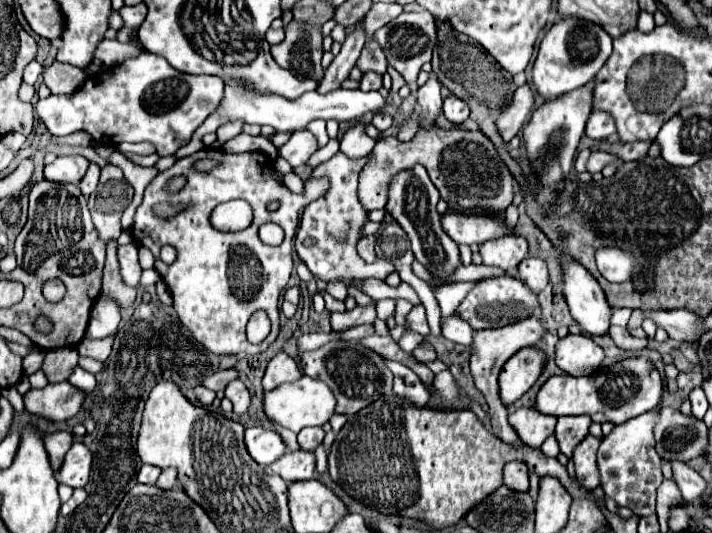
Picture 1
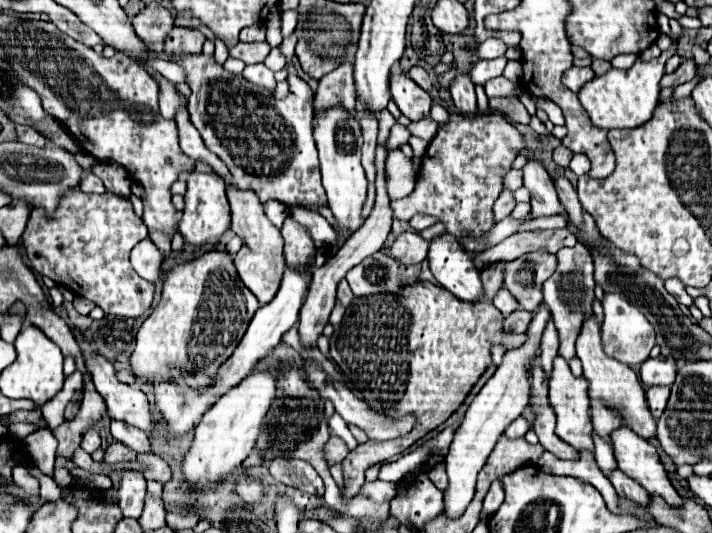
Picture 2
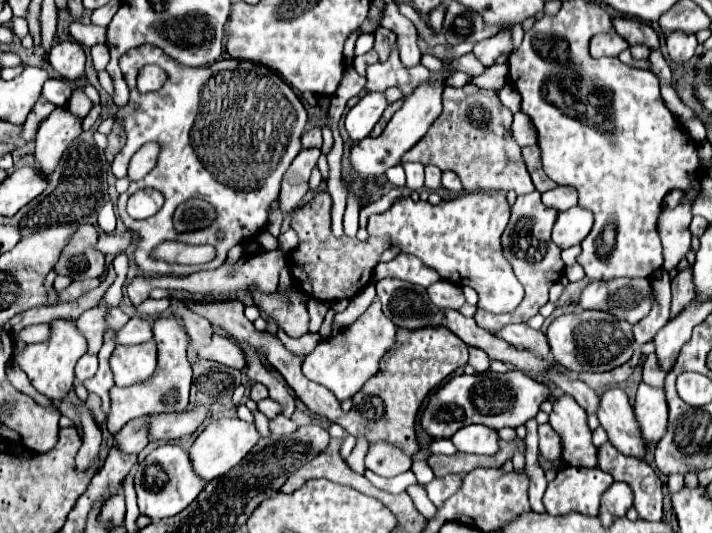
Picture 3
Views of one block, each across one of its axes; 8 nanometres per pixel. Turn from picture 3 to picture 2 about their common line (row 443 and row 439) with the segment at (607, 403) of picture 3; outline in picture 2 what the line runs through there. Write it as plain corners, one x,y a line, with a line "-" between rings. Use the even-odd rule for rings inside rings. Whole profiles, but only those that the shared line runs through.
620,426
610,434
612,446
614,446
614,456
618,462
618,468
634,478
640,486
644,486
650,494
664,496
668,504
680,506
682,498
678,492
672,488
666,470
660,462
660,456
656,448
634,434
630,428

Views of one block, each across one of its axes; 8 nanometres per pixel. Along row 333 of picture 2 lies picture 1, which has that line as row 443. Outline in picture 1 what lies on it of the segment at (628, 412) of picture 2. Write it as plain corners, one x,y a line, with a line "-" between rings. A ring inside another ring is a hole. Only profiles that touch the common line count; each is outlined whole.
586,436
574,450
574,466
576,466
576,480
582,488
588,488
592,492
600,484
598,468
596,468
596,452
598,452
600,440
594,436

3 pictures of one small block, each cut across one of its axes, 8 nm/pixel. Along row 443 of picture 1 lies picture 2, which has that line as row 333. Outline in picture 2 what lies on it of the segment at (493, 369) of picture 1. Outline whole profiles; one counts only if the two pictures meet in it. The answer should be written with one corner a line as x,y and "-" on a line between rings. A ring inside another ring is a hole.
516,310
508,318
504,318
504,332
506,334
522,334
528,328
532,314
526,310

